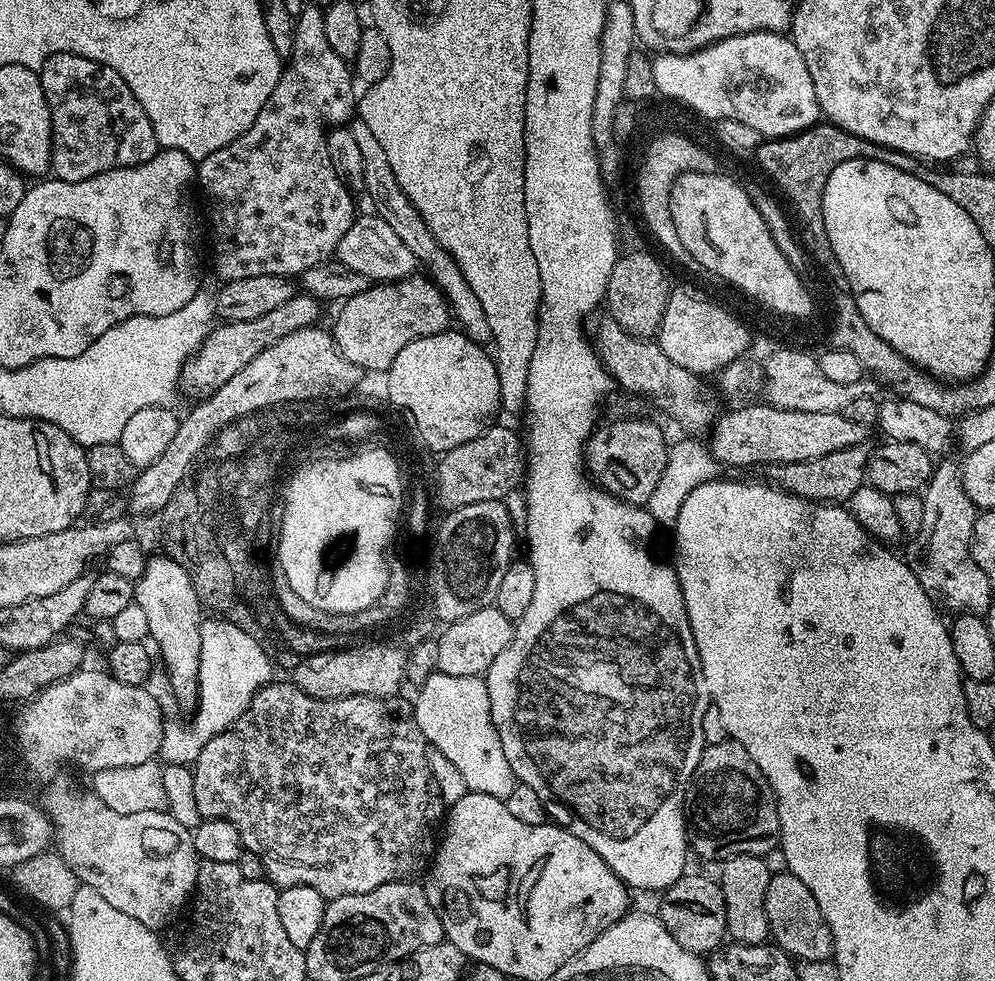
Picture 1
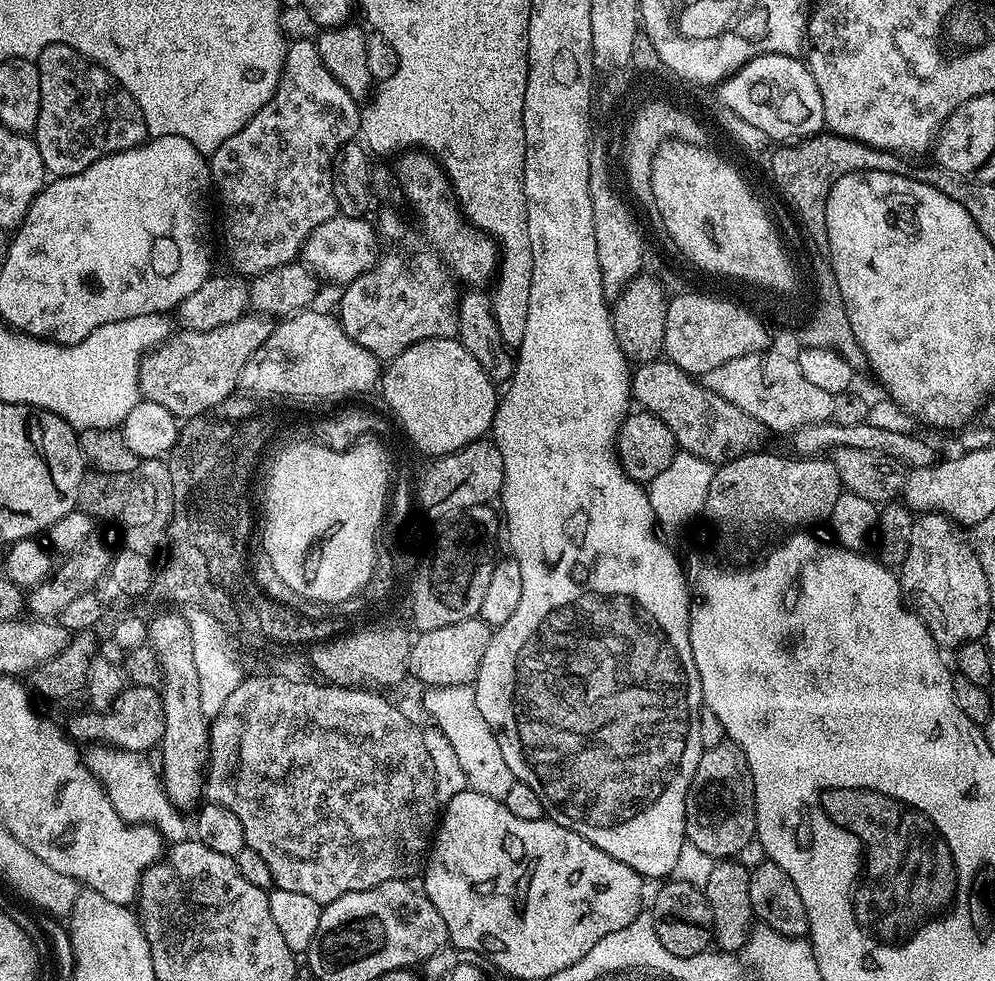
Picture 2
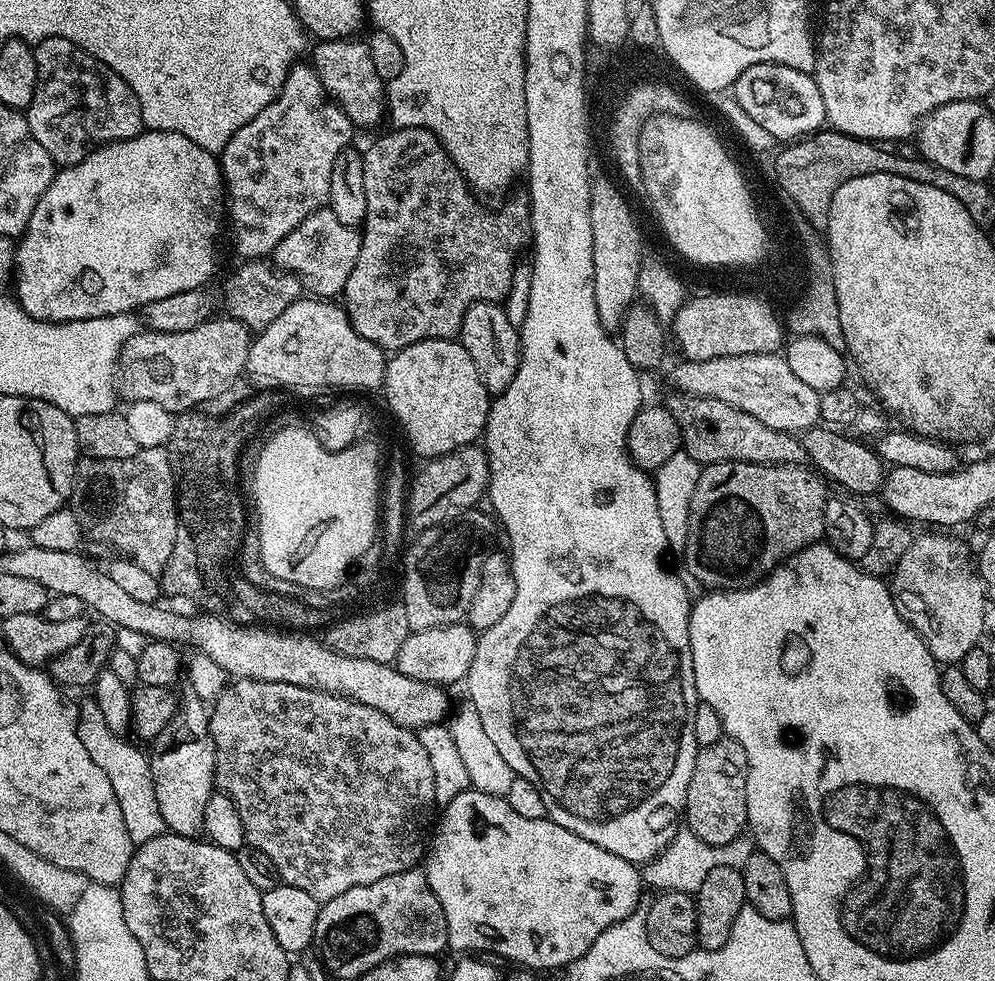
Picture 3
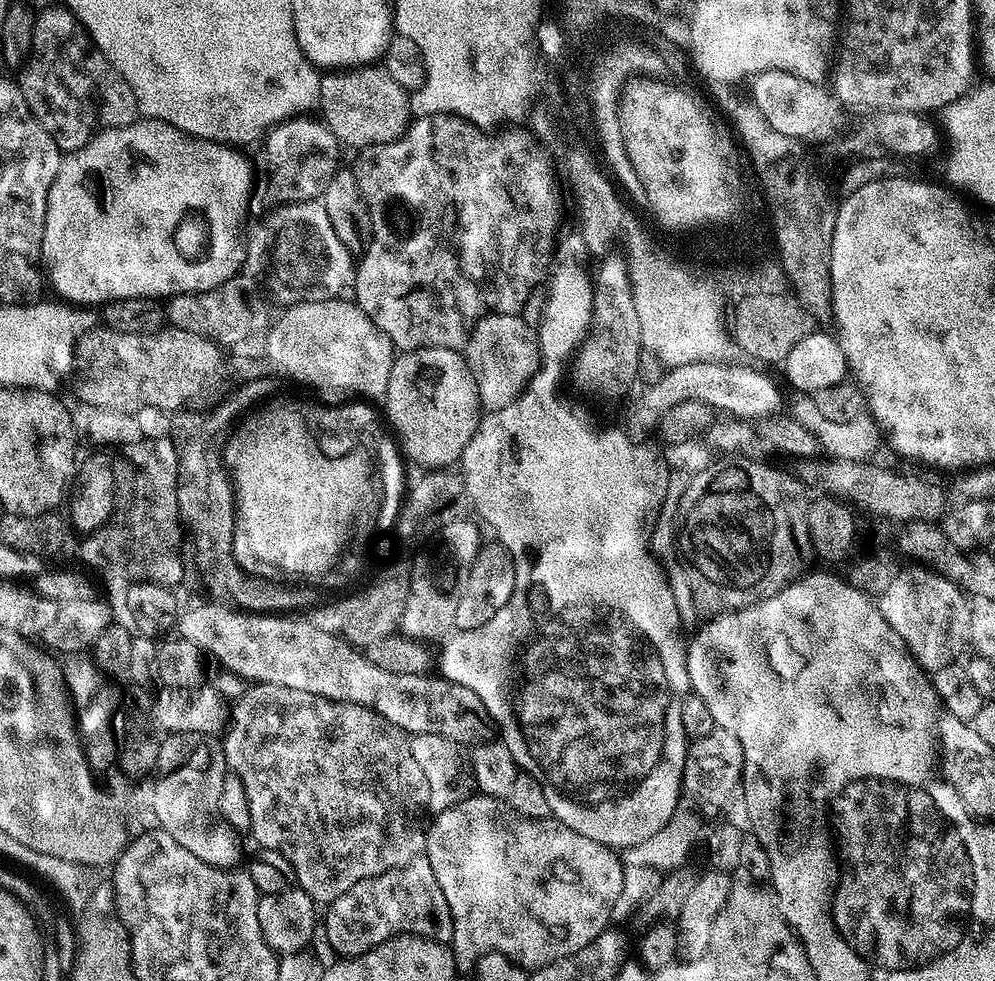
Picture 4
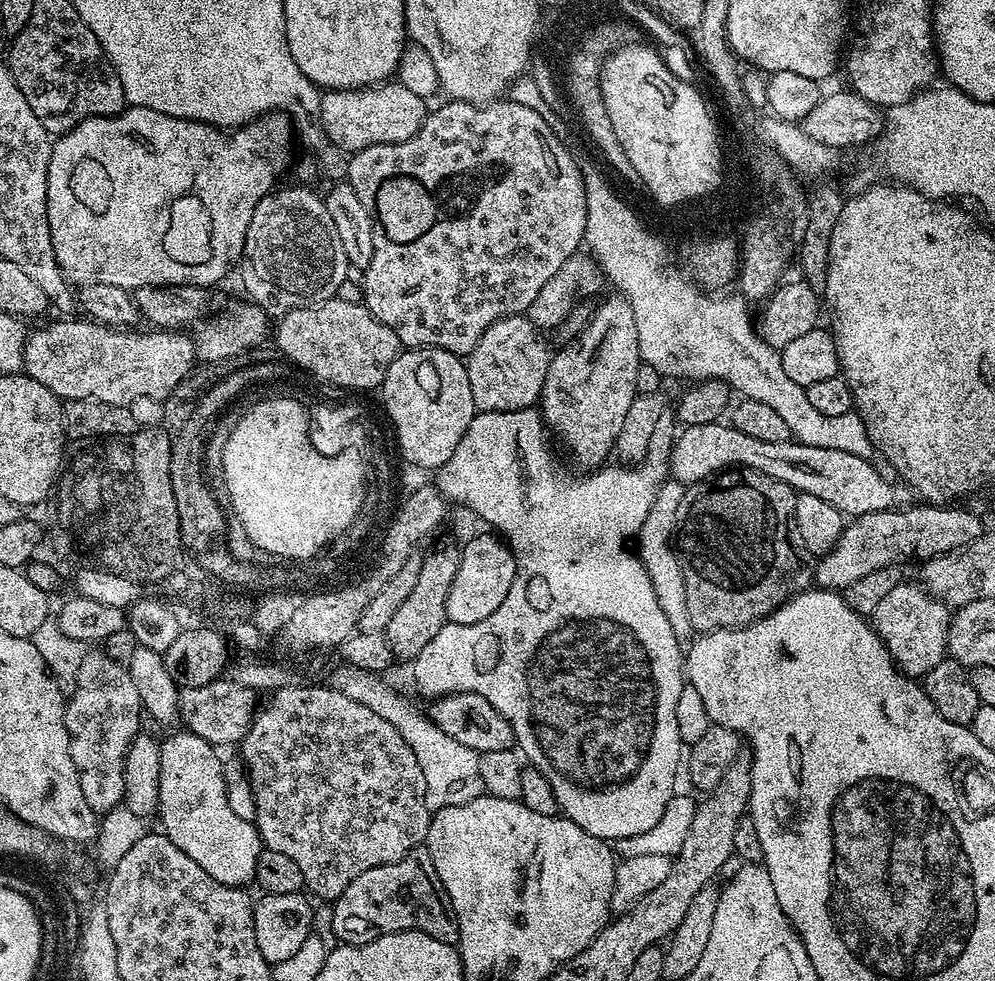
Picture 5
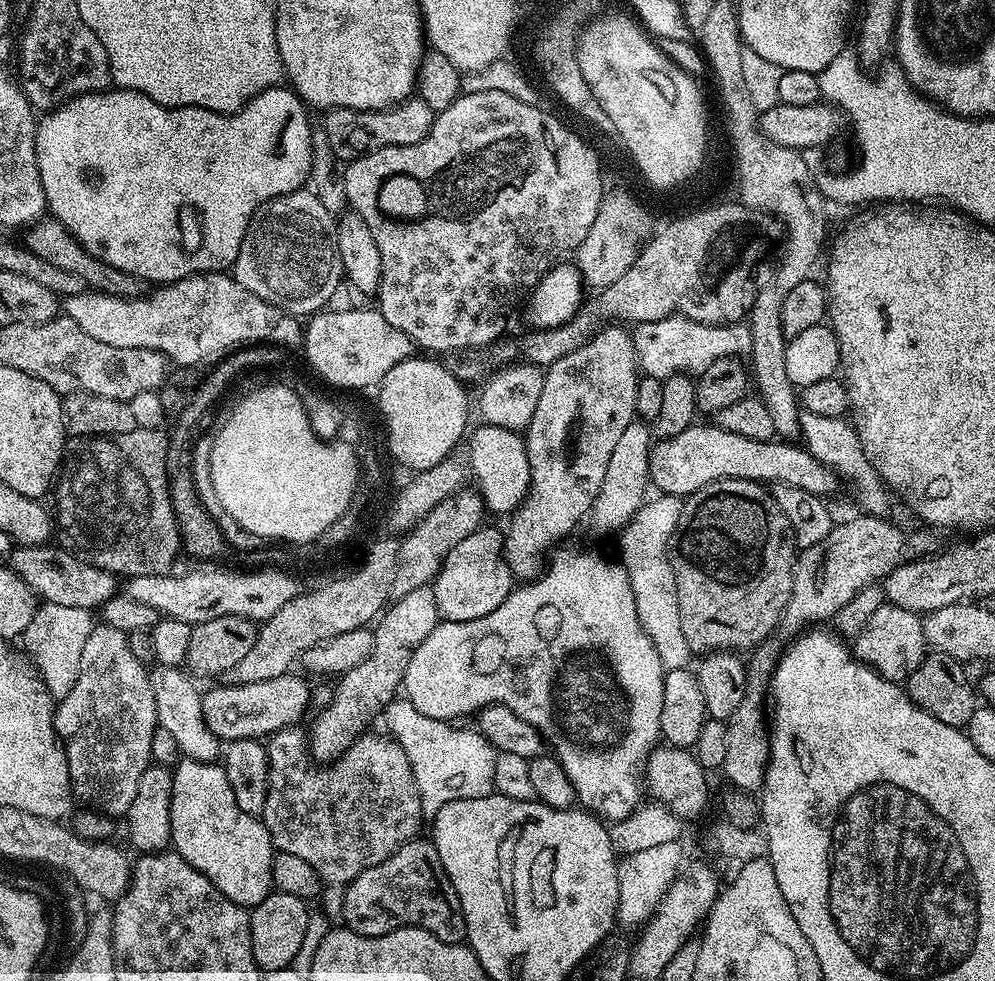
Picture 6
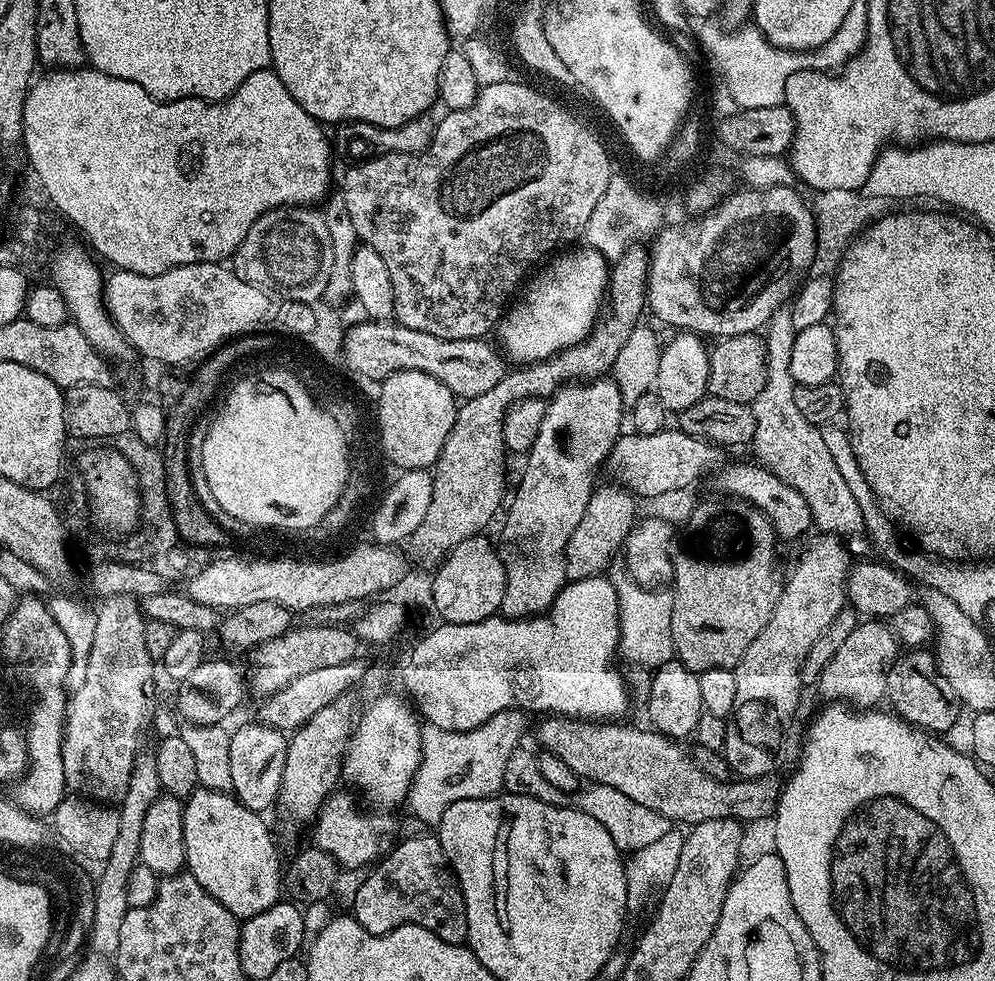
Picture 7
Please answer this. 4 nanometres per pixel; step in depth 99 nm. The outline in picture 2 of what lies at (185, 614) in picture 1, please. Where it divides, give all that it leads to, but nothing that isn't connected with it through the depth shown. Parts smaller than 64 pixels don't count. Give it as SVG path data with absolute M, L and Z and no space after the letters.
M160 612L156 617L151 617L148 620L147 643L155 650L164 675L159 689L160 701L164 707L164 733L158 745L164 788L173 804L195 805L204 790L210 720L202 714L202 694L198 690L198 669L194 663L194 634L190 634L187 615Z

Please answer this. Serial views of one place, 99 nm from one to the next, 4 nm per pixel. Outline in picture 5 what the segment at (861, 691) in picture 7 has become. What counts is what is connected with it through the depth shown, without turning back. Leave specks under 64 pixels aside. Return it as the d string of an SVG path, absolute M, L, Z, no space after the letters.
M901 582L882 598L878 610L872 612L870 623L888 647L893 664L910 677L922 678L946 658L949 619L950 608L944 601L930 595L919 583Z

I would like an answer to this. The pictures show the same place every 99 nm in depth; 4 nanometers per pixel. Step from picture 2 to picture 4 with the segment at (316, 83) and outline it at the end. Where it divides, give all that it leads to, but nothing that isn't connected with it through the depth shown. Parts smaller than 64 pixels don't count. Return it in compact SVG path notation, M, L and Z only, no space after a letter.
M290 116L273 124L263 133L264 145L257 150L254 161L254 187L250 199L253 213L263 213L283 204L297 204L303 200L320 200L330 178L334 178L337 168L341 167L340 141L323 119L311 120L309 116Z

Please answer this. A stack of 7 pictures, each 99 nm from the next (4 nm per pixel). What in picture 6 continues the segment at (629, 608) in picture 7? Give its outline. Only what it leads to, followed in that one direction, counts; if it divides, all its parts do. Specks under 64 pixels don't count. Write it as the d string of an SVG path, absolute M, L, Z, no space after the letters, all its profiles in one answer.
M656 494L653 497L653 500L652 497L645 499L644 505L636 511L634 518L630 518L628 525L620 529L618 533L618 539L620 539L618 563L628 571L630 586L636 595L638 622L642 622L642 630L646 630L650 642L654 642L654 650L658 650L658 658L662 662L662 666L665 670L686 668L690 664L688 659L693 659L694 653L686 642L686 634L682 634L682 614L678 614L678 585L674 582L674 570L670 566L668 557L668 541L671 540L674 530L678 526L678 514L682 514L684 500L678 496L663 494Z

